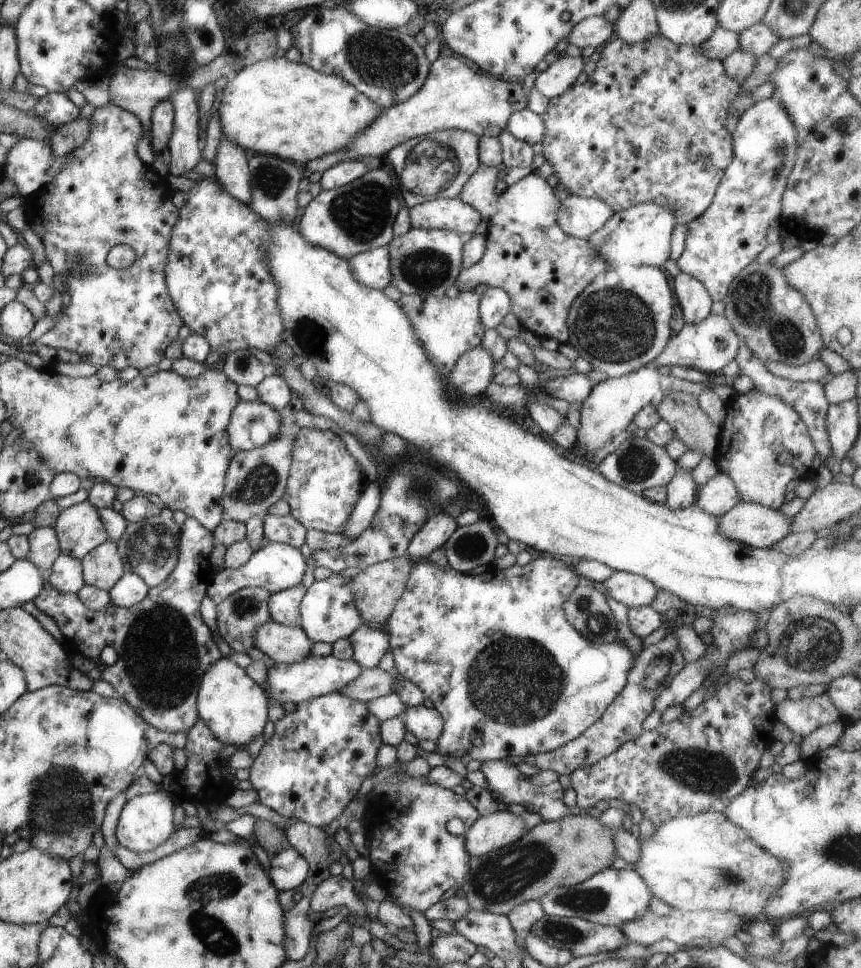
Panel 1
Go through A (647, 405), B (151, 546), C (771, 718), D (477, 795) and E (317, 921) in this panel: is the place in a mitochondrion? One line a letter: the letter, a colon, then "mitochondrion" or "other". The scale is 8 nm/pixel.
A: other
B: mitochondrion
C: other
D: other
E: other

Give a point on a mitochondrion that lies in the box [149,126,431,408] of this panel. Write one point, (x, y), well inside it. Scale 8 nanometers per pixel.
(361, 212)

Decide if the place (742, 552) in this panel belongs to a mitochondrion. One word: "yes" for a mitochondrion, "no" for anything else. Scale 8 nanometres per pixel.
no

